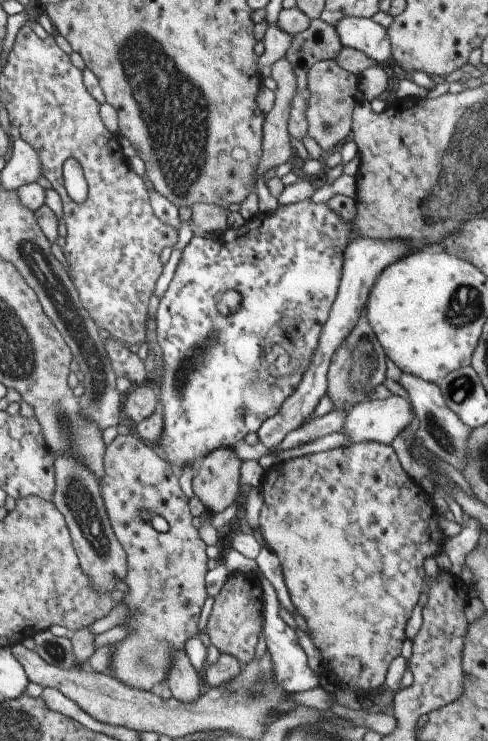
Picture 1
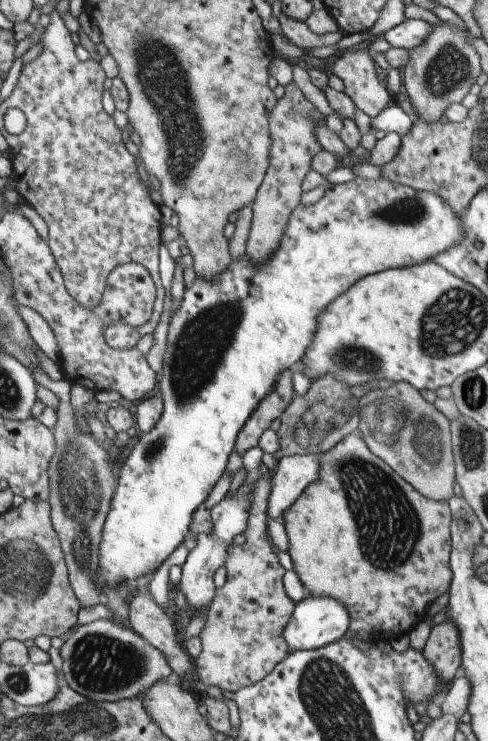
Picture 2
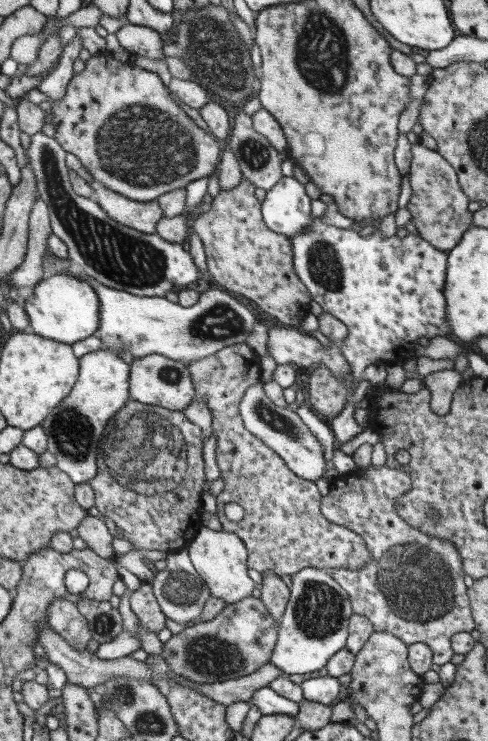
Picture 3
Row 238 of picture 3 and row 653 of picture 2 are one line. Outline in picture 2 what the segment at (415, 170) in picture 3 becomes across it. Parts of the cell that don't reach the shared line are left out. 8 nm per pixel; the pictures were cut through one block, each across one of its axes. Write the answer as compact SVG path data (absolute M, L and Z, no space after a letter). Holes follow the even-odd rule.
M449 619L433 626L422 648L425 659L435 666L441 683L452 682L460 673L461 644L456 625Z

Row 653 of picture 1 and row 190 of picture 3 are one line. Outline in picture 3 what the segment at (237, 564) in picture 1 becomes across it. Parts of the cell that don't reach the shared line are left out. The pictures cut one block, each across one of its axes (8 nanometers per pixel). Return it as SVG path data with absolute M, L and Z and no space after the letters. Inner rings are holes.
M284 176L266 193L260 211L270 230L290 239L310 226L310 204L304 184Z

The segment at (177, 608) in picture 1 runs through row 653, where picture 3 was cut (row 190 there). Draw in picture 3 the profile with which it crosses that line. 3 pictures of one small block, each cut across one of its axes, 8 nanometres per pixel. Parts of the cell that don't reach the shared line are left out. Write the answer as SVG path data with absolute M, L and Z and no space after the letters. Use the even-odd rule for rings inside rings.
M92 56L87 62L85 62L85 68L78 74L73 74L70 83L66 86L66 91L62 99L54 101L50 98L52 104L52 124L56 128L54 138L56 142L60 144L60 147L66 152L78 157L78 160L82 164L93 178L101 182L106 188L111 191L117 192L119 195L126 196L130 200L137 200L139 203L148 203L149 201L156 200L160 195L167 192L185 188L187 184L190 184L192 180L198 180L198 178L208 177L214 170L216 170L220 159L220 149L216 138L206 132L206 130L200 128L192 118L190 118L186 112L178 106L174 101L171 91L162 83L162 80L154 72L142 69L133 64L122 64L120 60L114 60L110 56Z

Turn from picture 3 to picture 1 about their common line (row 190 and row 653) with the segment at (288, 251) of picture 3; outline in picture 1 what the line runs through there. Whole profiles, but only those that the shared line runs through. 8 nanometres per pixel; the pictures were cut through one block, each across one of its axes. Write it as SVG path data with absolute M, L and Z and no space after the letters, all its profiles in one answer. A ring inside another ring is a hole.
M234 571L228 575L222 590L214 597L207 623L207 634L222 655L236 657L243 667L254 659L258 636L263 632L265 601L258 574Z

